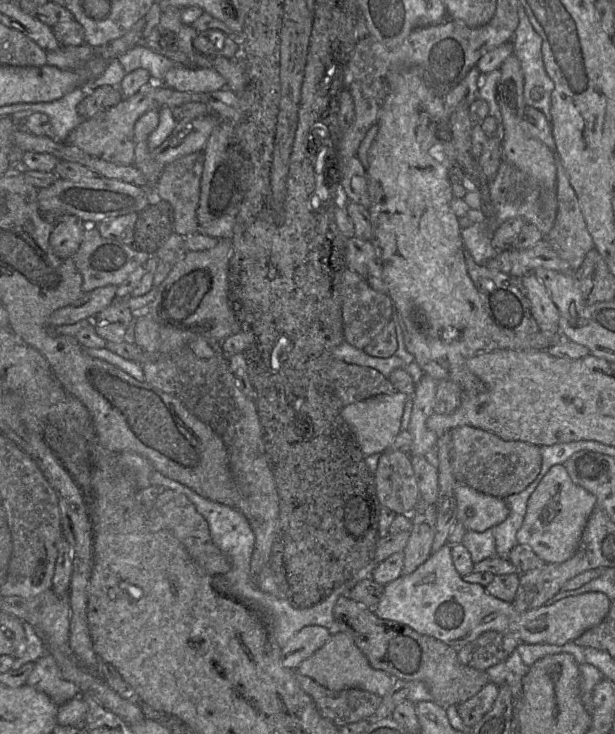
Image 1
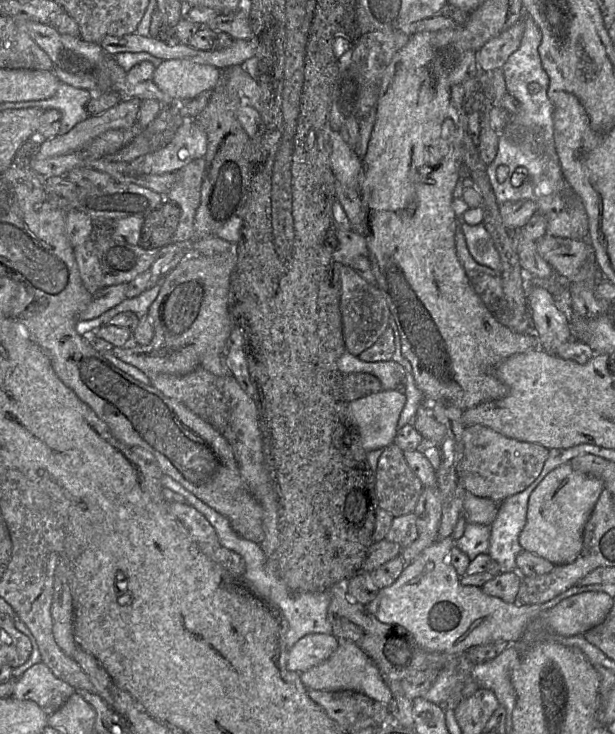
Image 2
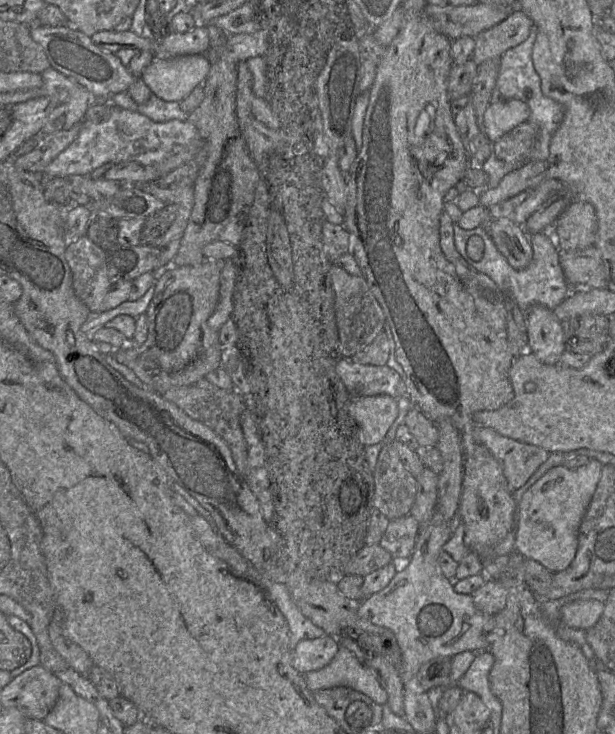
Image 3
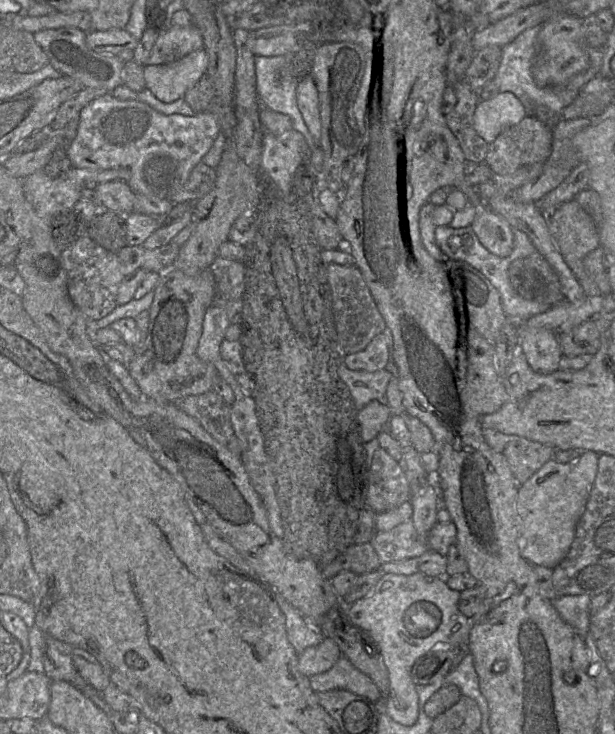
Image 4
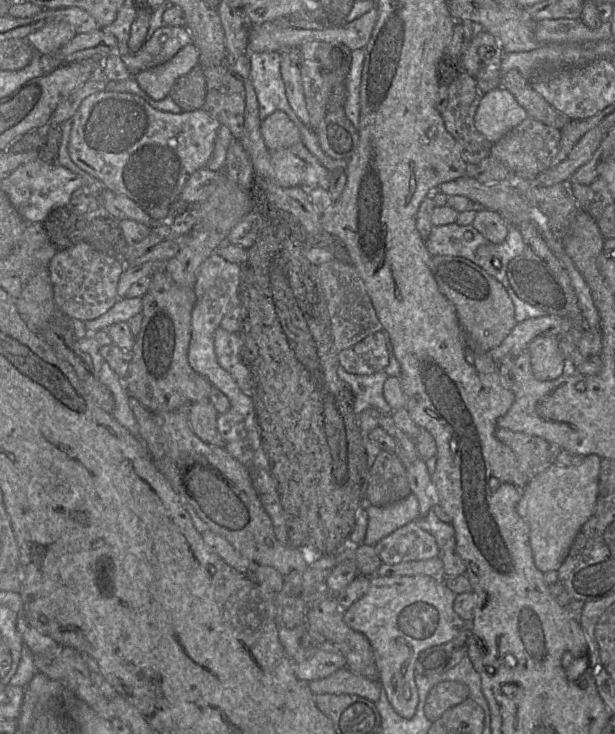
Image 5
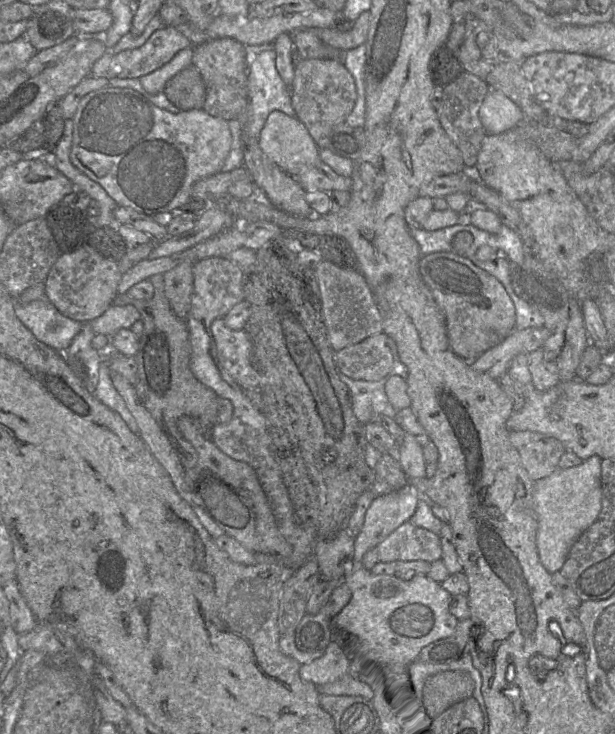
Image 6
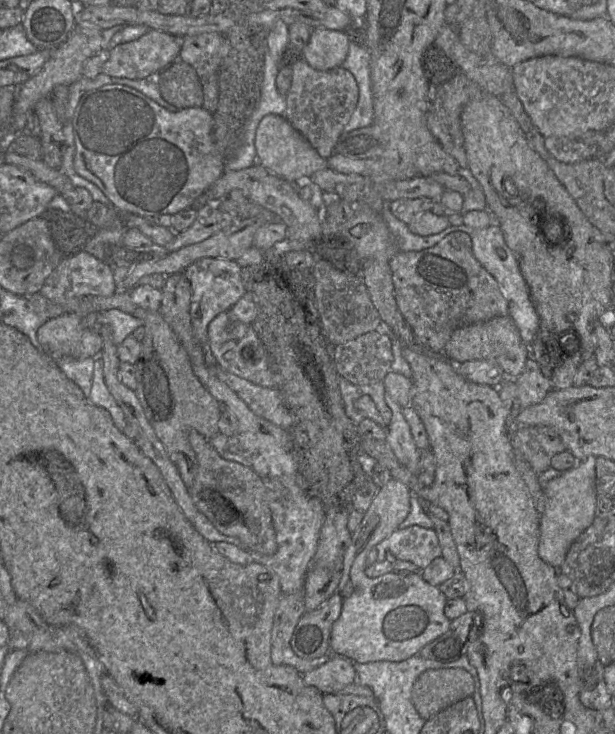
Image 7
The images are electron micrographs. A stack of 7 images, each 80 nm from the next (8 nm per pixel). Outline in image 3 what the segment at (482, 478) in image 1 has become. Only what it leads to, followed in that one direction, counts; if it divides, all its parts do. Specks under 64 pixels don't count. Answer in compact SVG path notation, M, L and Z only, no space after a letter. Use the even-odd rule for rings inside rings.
M475 427L474 438L501 464L508 487L513 493L523 487L553 453L503 436L487 427Z

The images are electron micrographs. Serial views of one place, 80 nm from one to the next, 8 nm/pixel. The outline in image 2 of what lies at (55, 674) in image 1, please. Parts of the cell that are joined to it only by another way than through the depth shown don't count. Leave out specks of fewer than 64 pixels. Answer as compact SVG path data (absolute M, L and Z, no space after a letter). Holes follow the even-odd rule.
M43 663L28 668L16 678L11 697L36 702L48 715L59 709L76 689L59 679Z

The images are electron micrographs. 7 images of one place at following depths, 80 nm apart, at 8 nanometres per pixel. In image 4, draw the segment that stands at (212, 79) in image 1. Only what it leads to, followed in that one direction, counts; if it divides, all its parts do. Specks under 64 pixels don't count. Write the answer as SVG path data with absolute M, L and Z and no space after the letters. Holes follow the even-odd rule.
M204 49L195 50L172 62L146 65L143 75L146 88L160 101L169 103L183 97L185 92L207 73L208 56Z

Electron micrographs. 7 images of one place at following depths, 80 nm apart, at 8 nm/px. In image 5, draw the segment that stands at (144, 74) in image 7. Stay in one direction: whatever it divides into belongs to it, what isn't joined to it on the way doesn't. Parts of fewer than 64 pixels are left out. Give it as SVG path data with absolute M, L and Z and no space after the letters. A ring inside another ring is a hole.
M163 26L157 29L142 48L135 53L121 56L132 76L172 59L180 49L193 40L184 26Z

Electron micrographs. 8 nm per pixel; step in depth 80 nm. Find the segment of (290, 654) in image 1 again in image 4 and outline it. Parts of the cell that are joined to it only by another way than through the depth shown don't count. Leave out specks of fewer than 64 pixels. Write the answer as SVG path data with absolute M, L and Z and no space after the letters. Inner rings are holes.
M324 637L318 645L307 647L298 654L297 668L300 673L310 677L330 669L341 656L337 644Z

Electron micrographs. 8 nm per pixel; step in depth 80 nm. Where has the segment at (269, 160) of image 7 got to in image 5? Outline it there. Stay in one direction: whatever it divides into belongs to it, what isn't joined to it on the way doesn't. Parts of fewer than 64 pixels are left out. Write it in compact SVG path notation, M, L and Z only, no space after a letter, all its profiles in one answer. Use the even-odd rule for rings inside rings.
M275 111L261 123L261 133L269 151L289 148L301 142L300 132L283 111Z

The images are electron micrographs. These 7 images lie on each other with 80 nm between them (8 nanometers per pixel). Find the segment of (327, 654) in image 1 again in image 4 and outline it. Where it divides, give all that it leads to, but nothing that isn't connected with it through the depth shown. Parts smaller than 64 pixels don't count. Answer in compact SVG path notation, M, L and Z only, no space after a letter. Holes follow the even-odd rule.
M343 655L327 671L310 676L309 682L314 692L344 689L363 696L373 703L382 696L374 681L355 668Z

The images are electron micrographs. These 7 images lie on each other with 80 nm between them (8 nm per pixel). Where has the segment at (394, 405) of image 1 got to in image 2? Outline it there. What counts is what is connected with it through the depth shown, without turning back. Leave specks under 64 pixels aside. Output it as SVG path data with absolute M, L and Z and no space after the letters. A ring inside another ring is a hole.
M403 389L382 390L349 402L349 414L366 451L384 449L393 444L405 404Z

